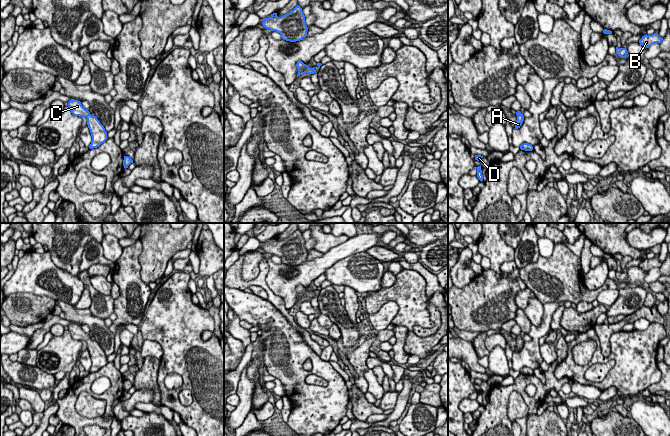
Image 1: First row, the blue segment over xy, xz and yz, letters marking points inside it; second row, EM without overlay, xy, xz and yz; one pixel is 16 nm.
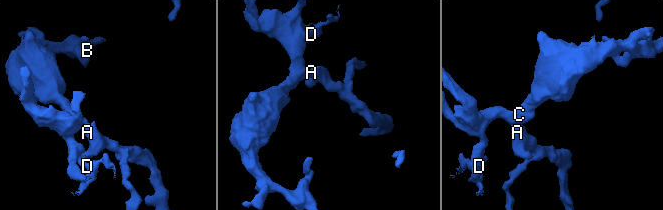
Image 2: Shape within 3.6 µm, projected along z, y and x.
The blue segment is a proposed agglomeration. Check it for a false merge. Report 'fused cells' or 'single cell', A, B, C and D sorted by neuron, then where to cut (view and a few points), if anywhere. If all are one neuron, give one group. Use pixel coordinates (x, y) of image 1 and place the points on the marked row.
single cell | A B C D | no cut

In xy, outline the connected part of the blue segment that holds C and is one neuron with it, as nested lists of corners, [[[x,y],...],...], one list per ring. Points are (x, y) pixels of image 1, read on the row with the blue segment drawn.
[[[71,99],[68,102],[68,107],[74,116],[87,118],[87,125],[92,136],[92,141],[89,146],[90,149],[99,147],[108,139],[104,126],[96,116],[92,116],[90,112],[82,106],[80,101]]]

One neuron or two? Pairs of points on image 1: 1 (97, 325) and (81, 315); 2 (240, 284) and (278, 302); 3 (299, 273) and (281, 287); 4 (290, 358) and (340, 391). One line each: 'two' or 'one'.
1: one
2: one
3: one
4: one

